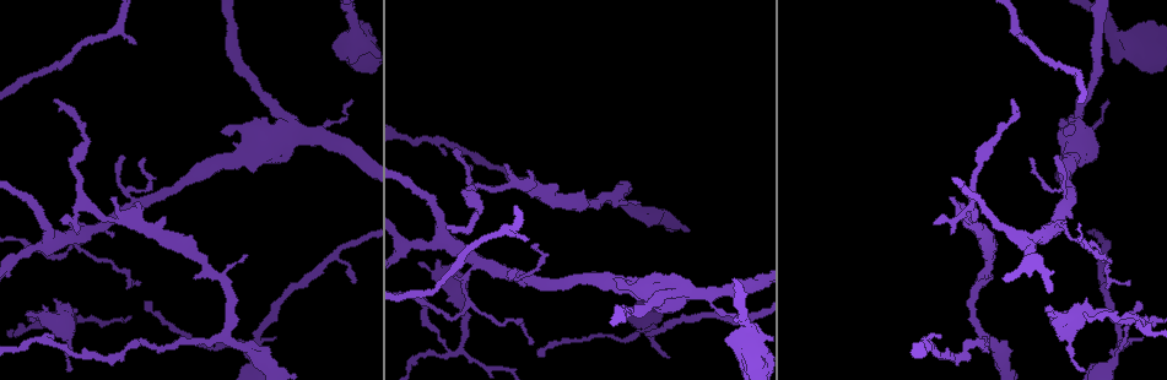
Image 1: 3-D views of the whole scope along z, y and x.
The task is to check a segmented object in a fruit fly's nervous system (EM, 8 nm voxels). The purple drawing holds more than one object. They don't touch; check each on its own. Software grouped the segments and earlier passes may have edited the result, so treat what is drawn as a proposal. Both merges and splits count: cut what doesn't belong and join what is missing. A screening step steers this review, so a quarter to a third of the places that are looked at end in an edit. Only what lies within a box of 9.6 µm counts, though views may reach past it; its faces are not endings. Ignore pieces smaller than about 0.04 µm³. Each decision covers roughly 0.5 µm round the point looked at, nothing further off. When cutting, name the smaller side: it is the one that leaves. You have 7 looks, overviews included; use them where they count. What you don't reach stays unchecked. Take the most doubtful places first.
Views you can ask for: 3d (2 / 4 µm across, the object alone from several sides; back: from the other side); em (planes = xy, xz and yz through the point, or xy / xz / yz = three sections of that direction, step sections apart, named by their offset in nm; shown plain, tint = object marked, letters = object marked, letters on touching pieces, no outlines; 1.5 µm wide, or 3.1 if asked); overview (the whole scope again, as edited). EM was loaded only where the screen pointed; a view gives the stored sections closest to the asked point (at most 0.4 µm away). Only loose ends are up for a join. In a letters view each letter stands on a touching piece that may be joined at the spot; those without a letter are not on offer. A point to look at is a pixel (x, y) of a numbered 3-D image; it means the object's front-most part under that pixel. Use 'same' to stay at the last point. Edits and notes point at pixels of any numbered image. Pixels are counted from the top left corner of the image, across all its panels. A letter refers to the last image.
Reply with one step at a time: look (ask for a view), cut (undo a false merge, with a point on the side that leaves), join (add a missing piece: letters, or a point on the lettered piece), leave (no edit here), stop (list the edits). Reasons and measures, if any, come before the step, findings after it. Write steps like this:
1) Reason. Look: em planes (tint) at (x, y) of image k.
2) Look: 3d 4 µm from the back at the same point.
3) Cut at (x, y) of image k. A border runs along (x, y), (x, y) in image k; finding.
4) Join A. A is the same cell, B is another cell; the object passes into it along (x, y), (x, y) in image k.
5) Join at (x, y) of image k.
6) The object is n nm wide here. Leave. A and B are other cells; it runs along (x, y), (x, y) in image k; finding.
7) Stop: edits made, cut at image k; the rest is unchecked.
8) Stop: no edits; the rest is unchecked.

An open end. Look: em planes (letters) at (293, 119) of image 1.

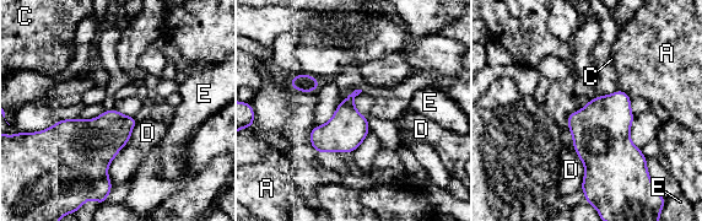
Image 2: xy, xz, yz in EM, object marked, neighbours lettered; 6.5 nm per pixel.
Leave. A, C, D and E are other cells; a border runs along (138, 120), (108, 166), (112, 187) in image 2; no lettered piece goes on from it.

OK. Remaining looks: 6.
Thick turns thin. Look: 3d 4 µm at (1117, 40) of image 1.

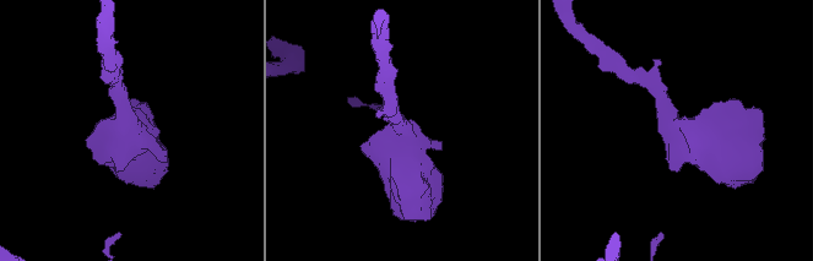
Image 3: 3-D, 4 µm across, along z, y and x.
The arms are 240, 750 nm wide; need the tissue. Look: em planes (letters) at (124, 132) of image 3.

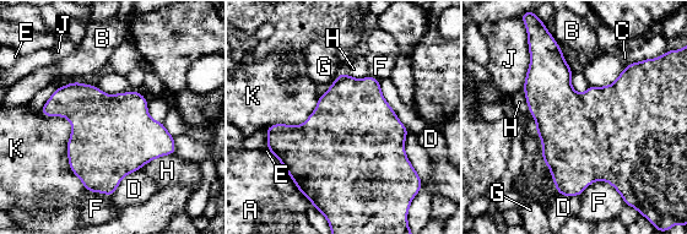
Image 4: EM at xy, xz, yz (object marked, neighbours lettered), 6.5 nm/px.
The object is 550 nm wide here. Leave. A, B, C, D, E, F, G, H, J and K are other cells; a border runs along (39, 110), (69, 120), (86, 190) in image 4; one neuron here.

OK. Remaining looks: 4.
Tapers out. Look: em planes (letters) at (934, 225) of image 1.

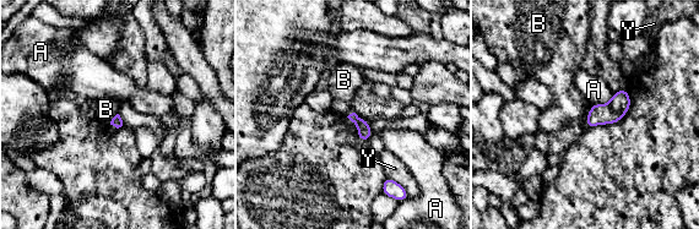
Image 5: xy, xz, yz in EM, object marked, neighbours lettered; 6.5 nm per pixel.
The object is 70 nm wide here. Leave. A, B and Y are other cells; a border runs along (118, 113), (109, 124) in image 5; none of them fits.

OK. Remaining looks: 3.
Stop: no edits; the rest is unchecked.

